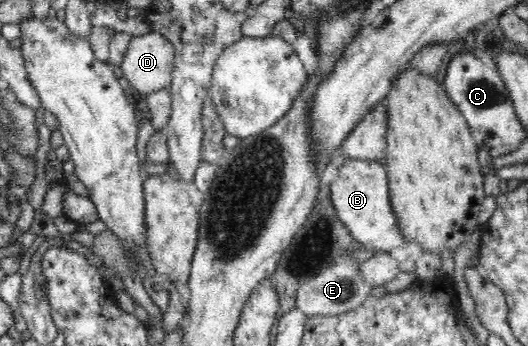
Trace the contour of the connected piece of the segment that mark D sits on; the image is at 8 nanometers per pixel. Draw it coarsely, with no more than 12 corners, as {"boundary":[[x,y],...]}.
{"boundary":[[151,31],[120,64],[141,95],[169,88],[174,45]]}

